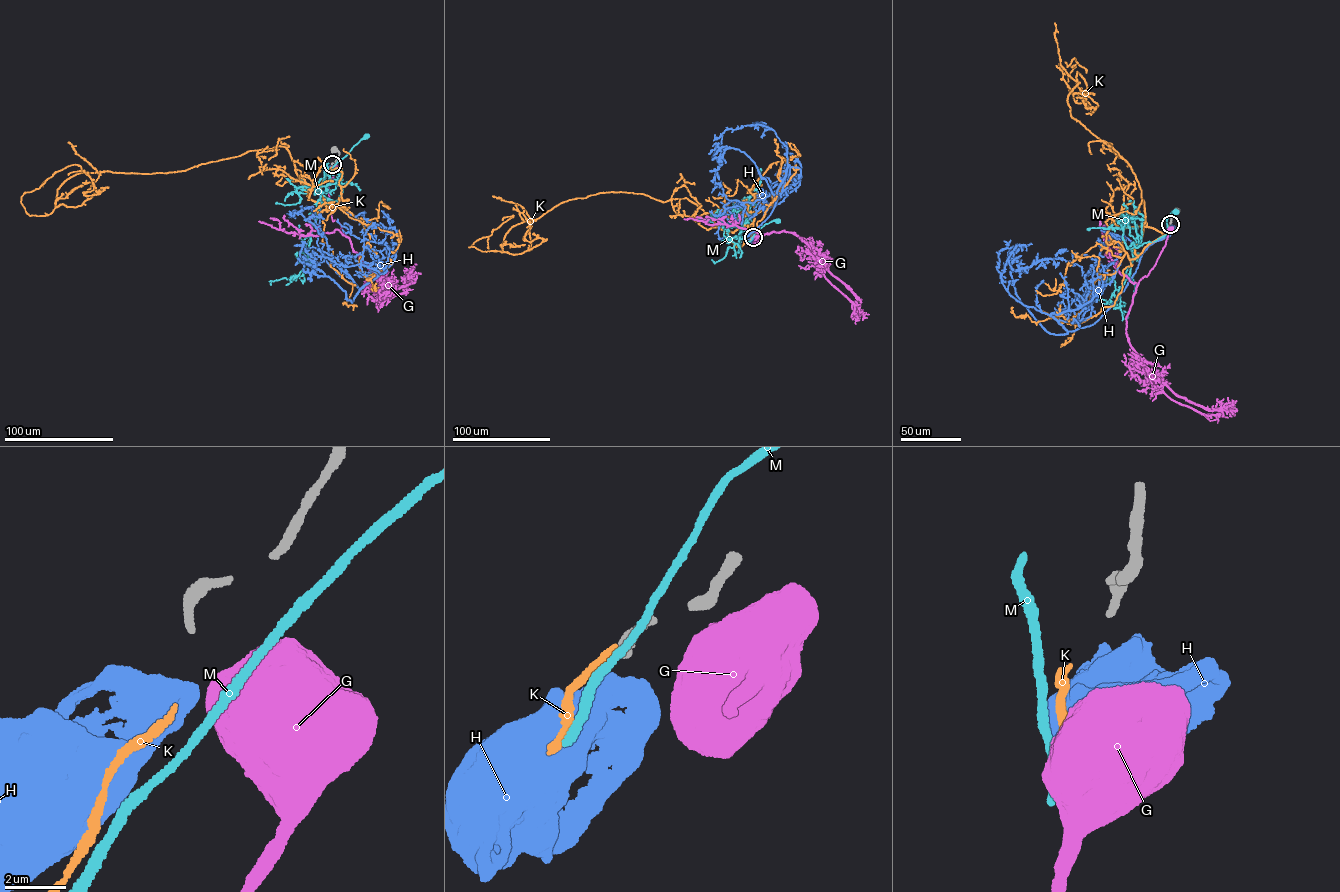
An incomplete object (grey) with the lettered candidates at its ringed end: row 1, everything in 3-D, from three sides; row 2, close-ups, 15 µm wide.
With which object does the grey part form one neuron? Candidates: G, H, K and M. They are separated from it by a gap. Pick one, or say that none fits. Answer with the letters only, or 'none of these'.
K

